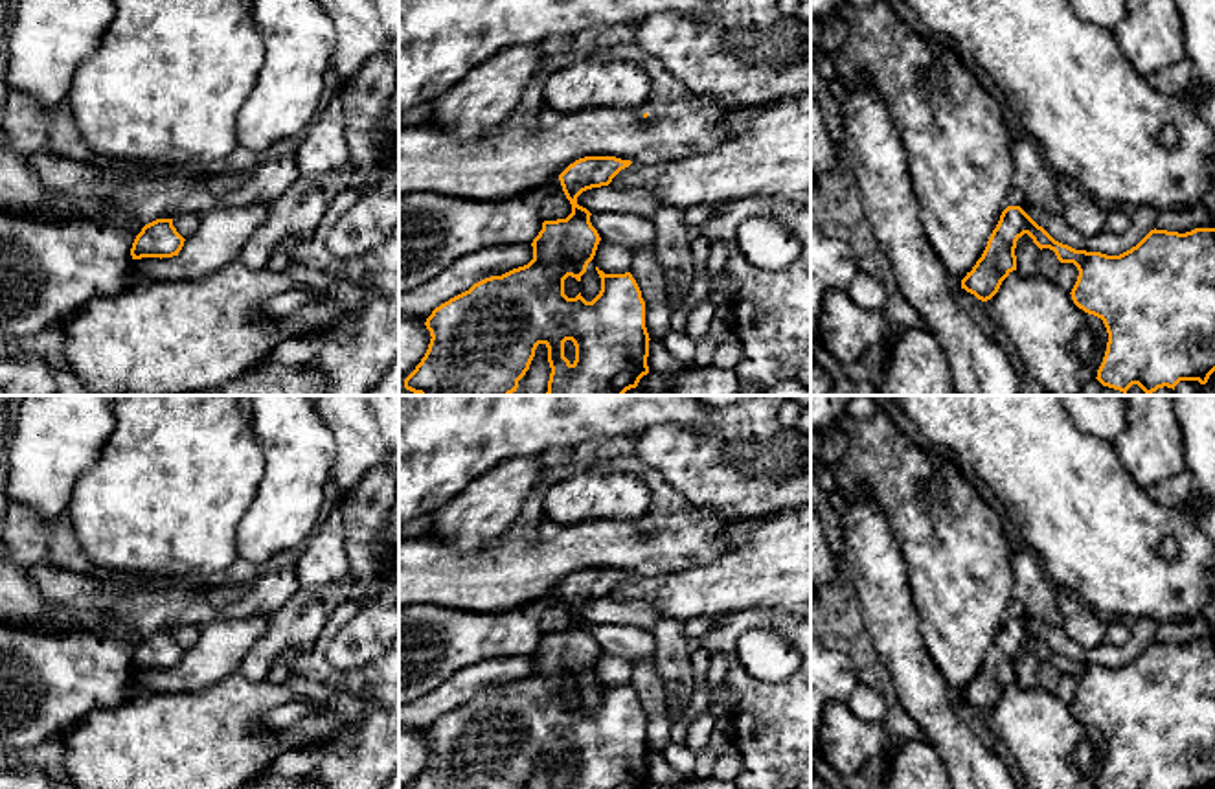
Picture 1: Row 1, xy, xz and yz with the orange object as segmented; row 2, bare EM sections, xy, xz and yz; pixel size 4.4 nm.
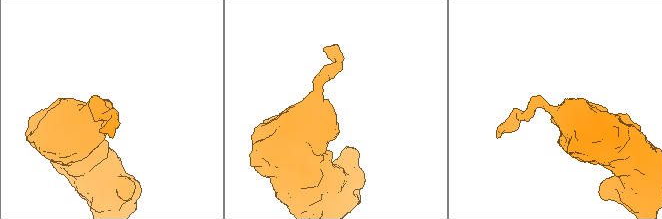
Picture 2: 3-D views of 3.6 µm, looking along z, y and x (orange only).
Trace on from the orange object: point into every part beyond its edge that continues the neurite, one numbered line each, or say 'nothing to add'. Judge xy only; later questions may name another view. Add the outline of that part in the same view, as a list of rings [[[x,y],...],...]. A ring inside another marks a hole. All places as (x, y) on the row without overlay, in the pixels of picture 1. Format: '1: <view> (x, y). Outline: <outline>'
nothing to add

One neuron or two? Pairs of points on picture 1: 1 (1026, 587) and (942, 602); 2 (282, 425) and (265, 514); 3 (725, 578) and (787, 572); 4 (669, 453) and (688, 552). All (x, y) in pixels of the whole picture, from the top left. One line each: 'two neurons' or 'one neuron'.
1: two neurons
2: one neuron
3: one neuron
4: two neurons

